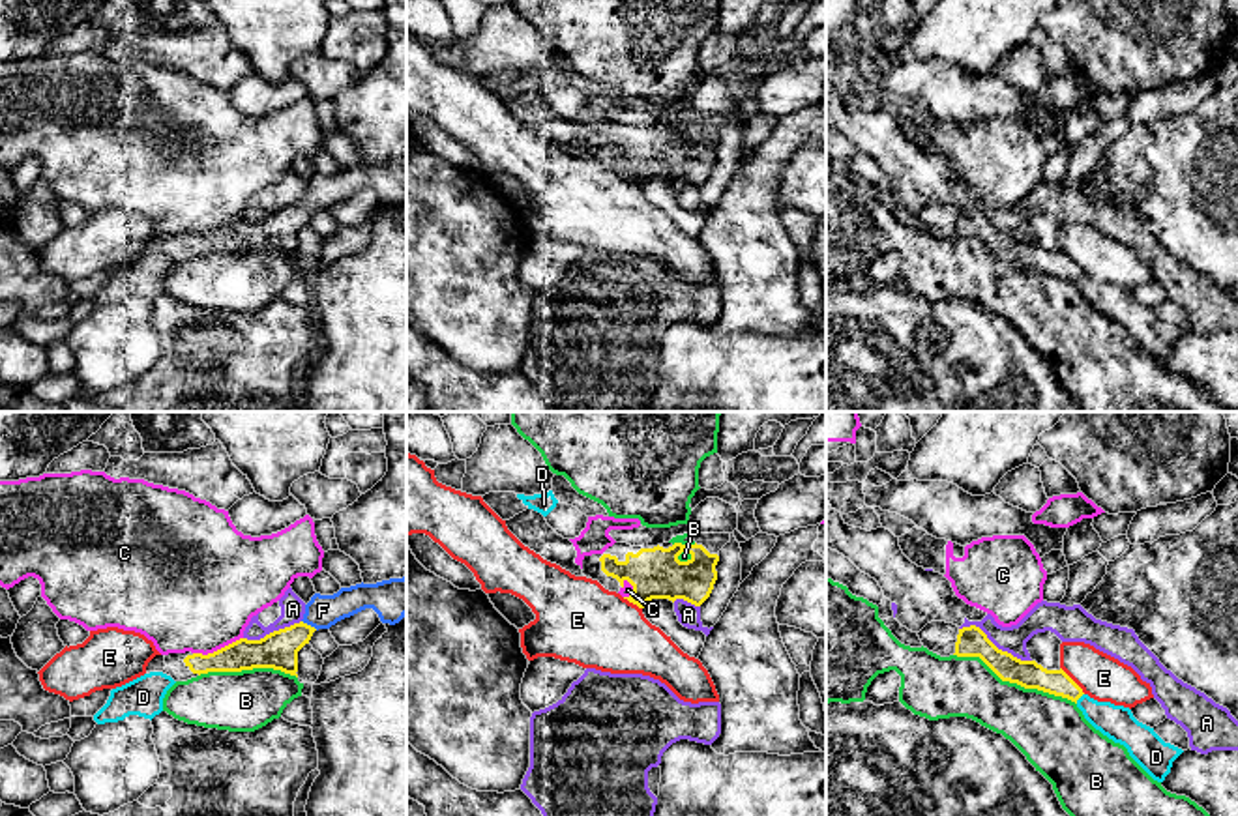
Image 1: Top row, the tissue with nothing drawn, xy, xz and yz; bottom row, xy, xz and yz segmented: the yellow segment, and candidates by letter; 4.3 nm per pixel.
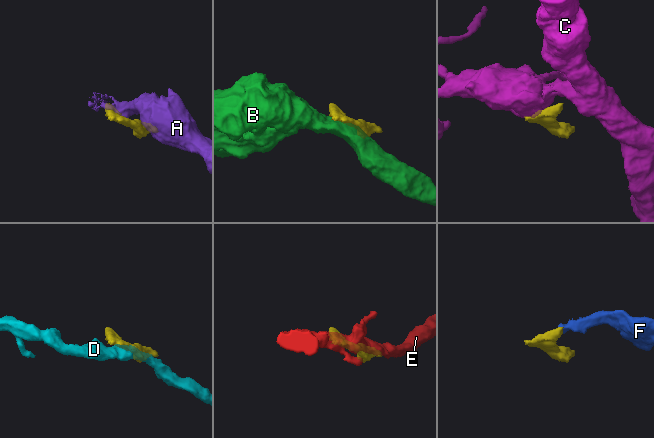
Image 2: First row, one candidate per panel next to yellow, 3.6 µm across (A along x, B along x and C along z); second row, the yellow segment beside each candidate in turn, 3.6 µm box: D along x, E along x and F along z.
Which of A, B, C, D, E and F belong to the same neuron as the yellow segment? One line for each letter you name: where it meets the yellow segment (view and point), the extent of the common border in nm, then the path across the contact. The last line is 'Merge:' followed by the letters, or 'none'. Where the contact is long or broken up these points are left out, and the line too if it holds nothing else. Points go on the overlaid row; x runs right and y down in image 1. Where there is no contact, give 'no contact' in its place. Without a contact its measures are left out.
F: meets yellow in xy at (309, 626); contact 80 nm long; runs through xy (278, 650), (309, 626), (323, 611)
Merge: F

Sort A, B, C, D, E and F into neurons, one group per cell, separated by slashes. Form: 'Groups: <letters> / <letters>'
Groups: A / B / C / D / E / F

